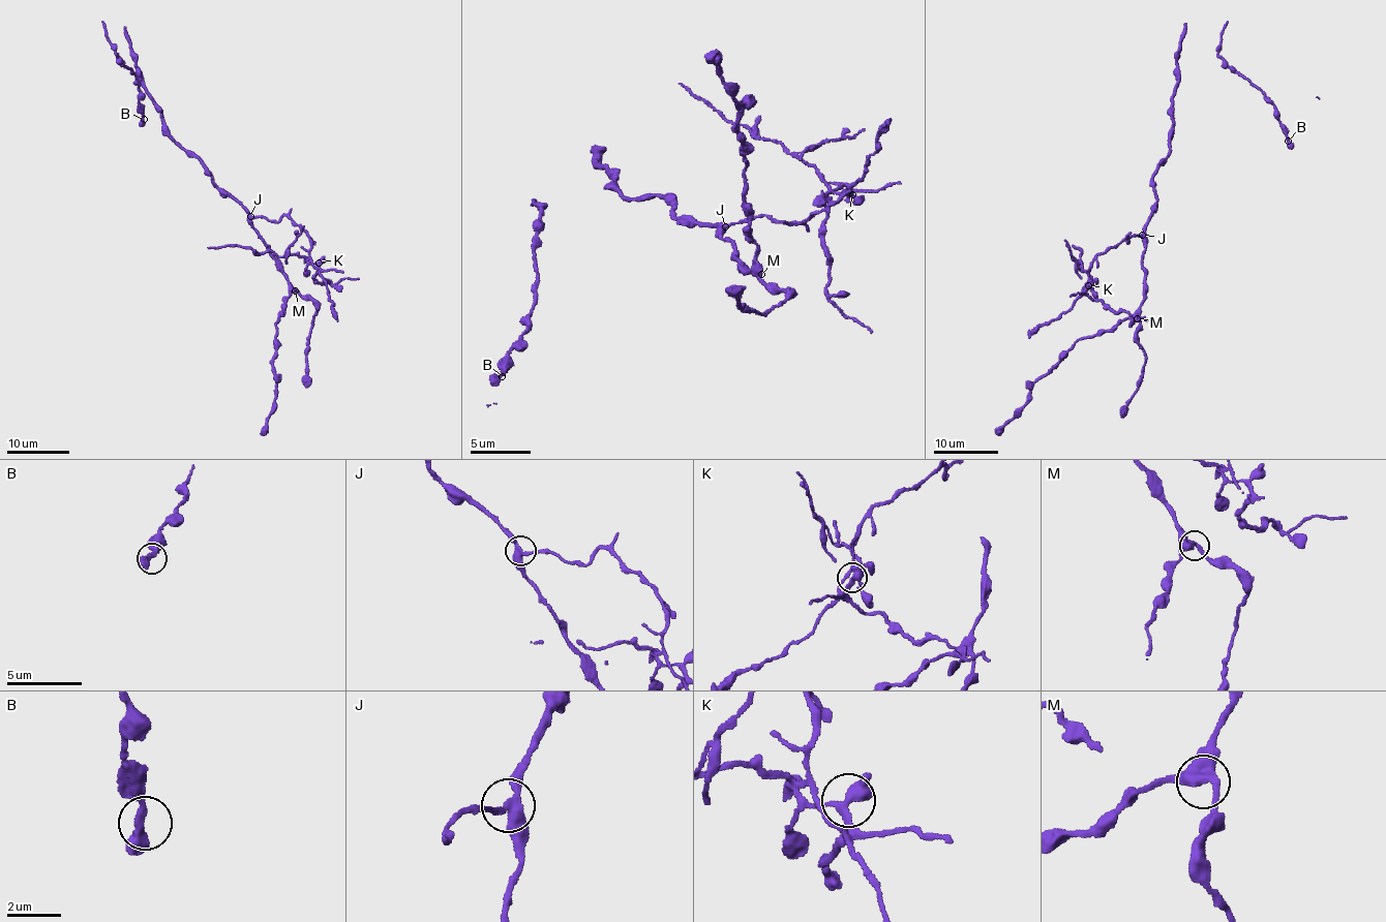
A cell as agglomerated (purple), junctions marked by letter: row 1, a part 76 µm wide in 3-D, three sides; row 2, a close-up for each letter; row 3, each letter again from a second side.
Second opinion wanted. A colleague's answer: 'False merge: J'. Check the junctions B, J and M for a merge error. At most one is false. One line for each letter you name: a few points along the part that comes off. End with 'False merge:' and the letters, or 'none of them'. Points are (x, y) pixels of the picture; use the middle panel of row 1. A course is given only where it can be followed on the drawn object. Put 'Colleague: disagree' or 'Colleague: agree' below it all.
J: Course of the part to remove: (726, 225), (762, 214), (806, 223), (847, 185), (830, 188), (815, 168), (748, 126), (721, 117), (678, 82)
False merge: J
Colleague: agree

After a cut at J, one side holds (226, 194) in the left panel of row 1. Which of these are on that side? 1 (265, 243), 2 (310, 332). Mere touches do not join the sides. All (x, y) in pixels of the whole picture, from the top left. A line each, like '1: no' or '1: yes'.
1: yes
2: yes

